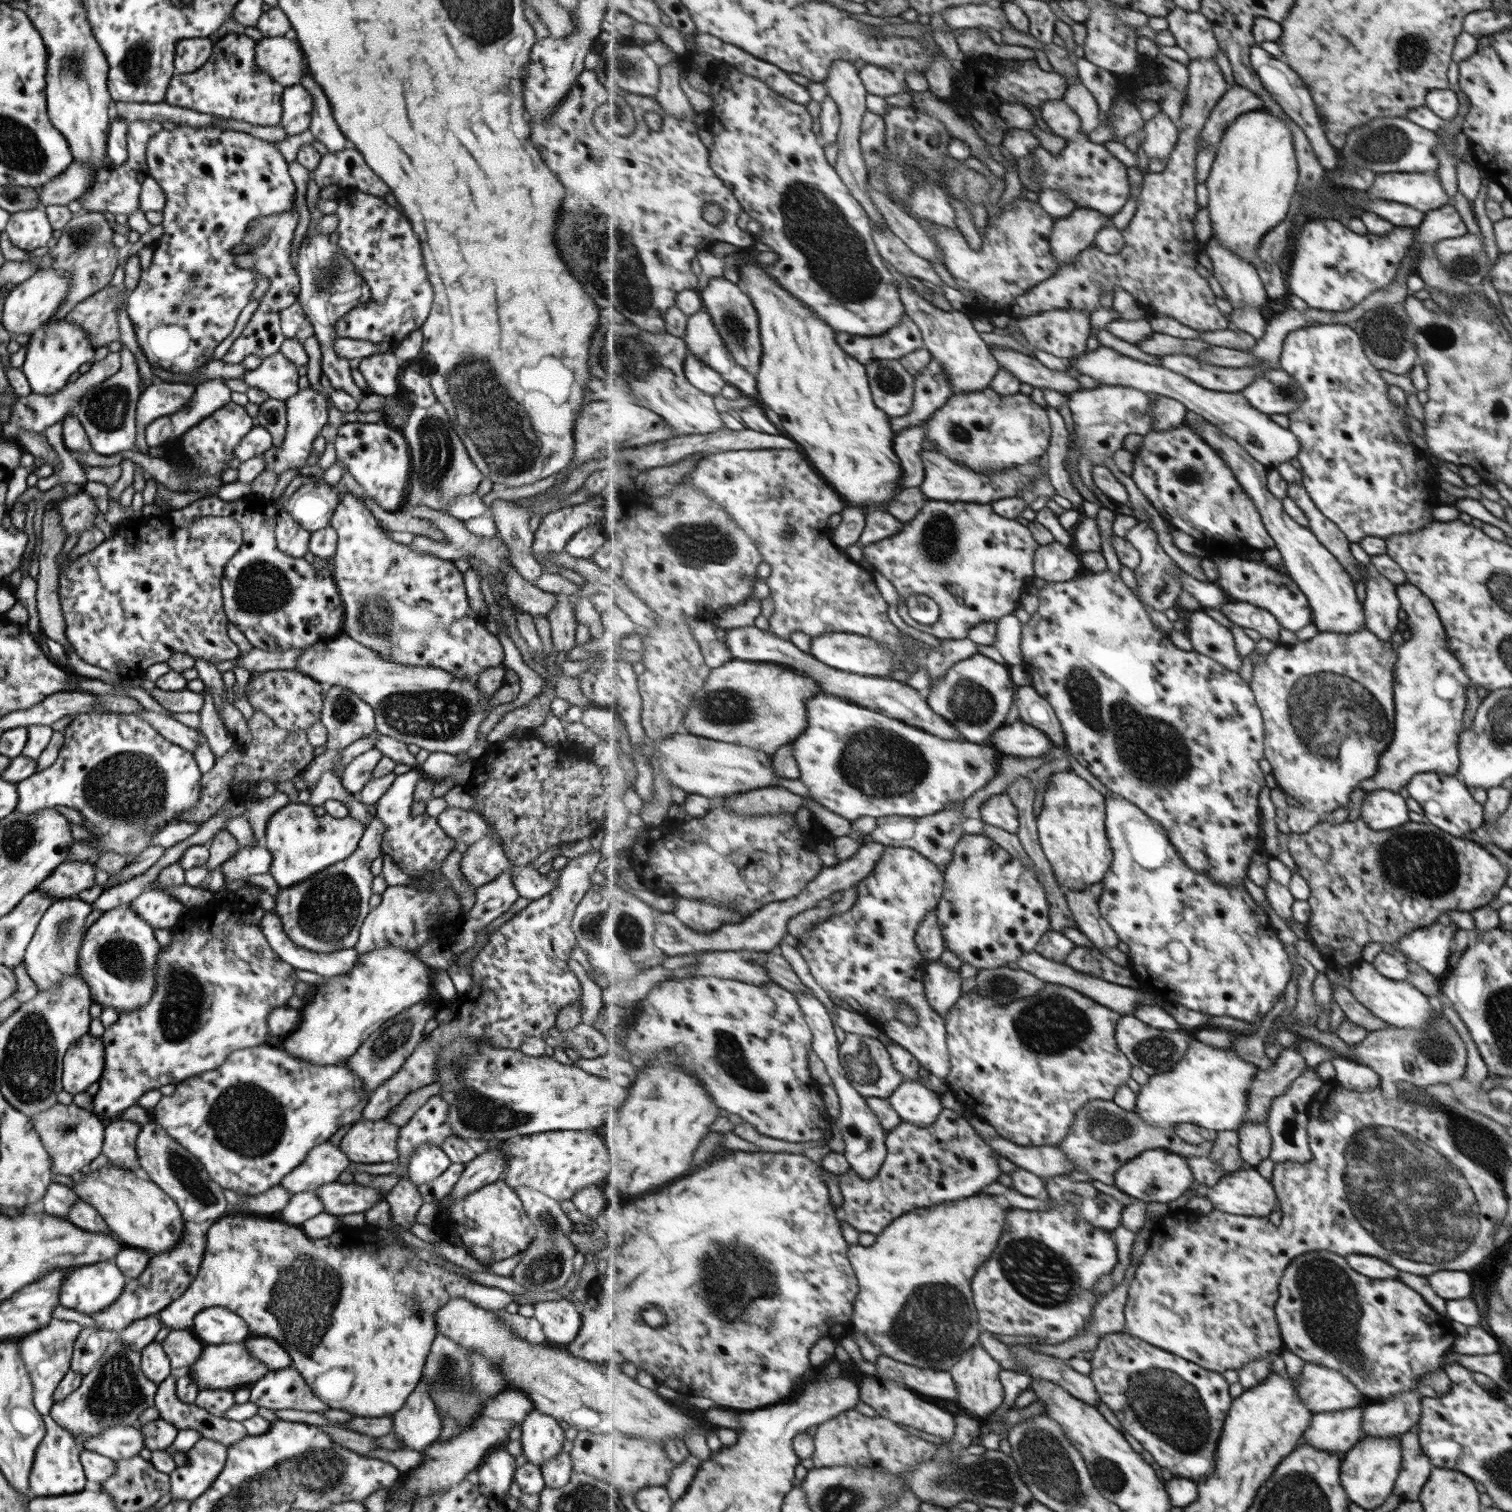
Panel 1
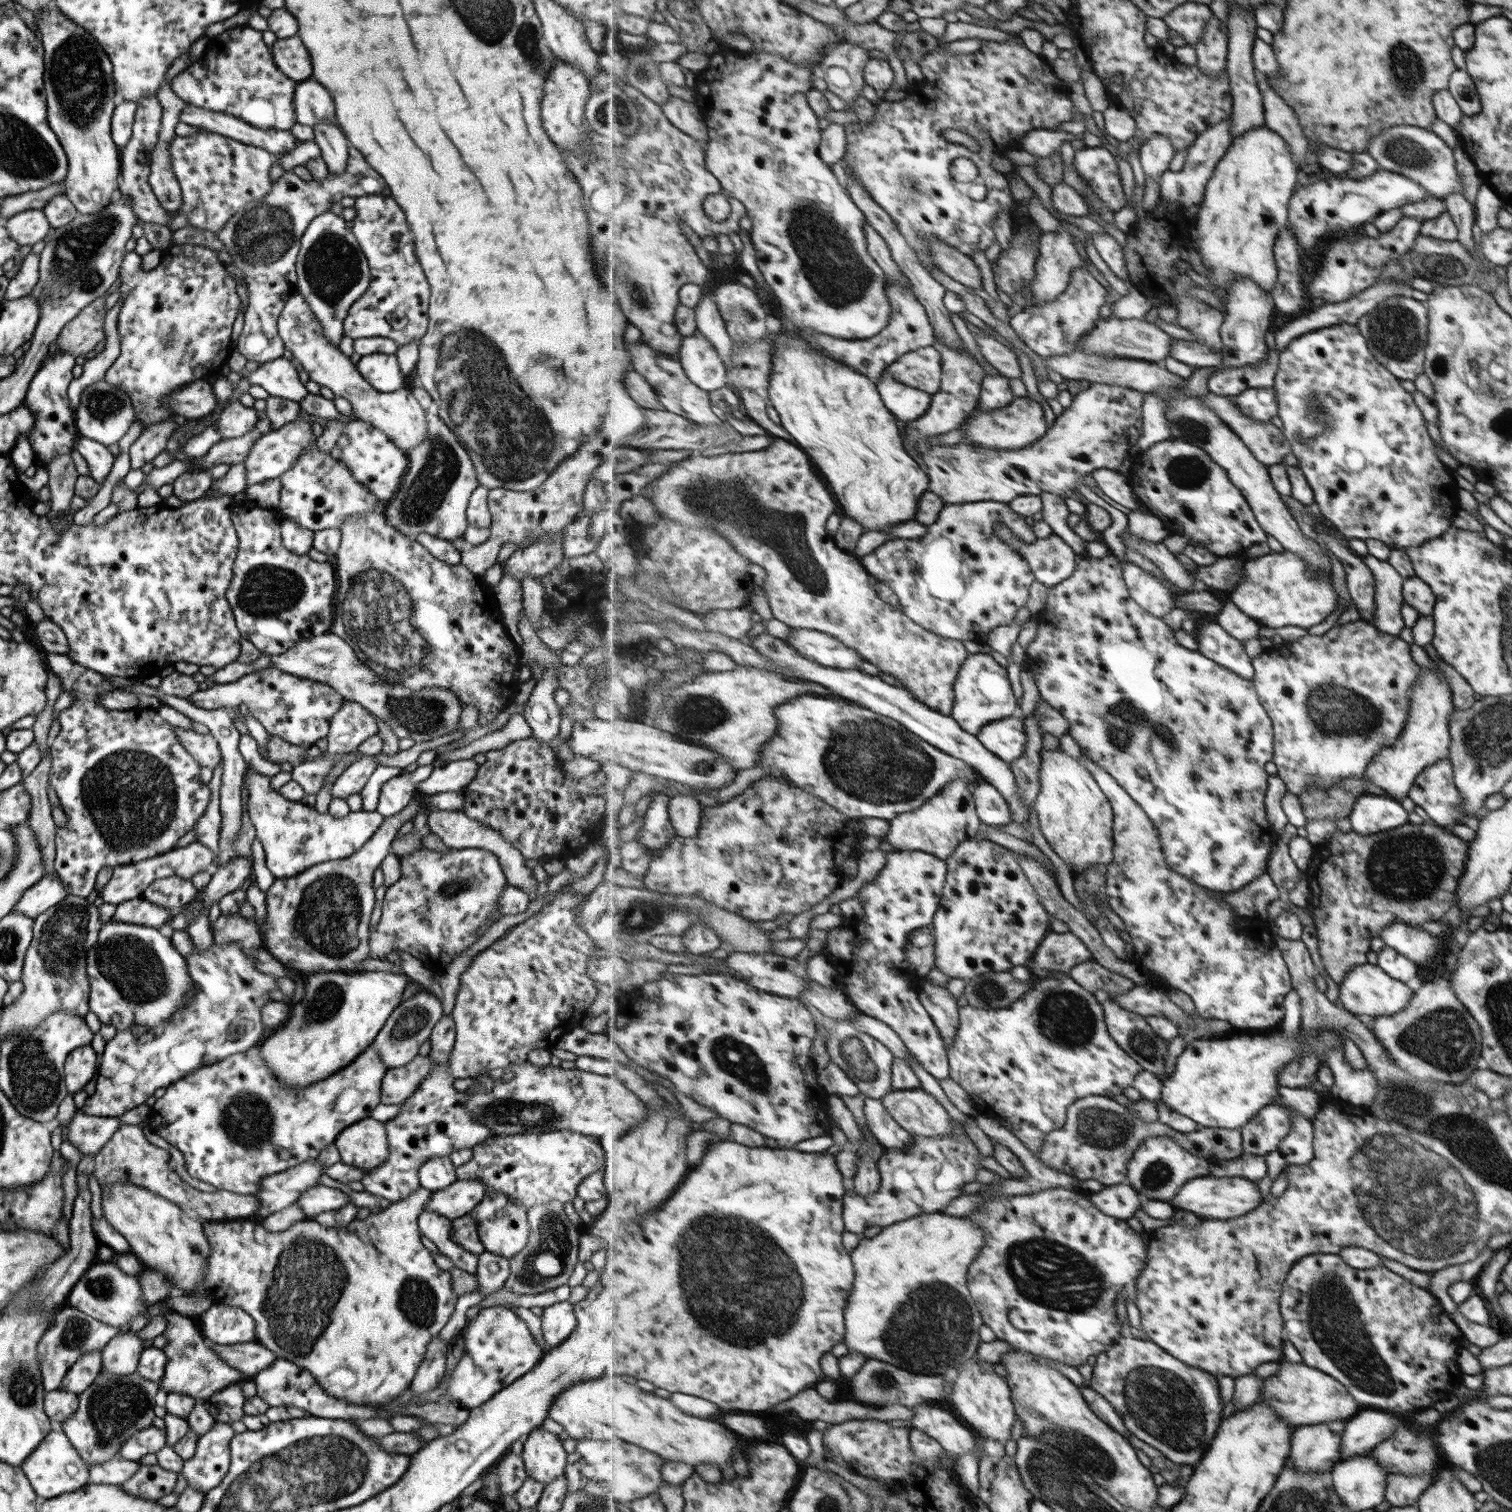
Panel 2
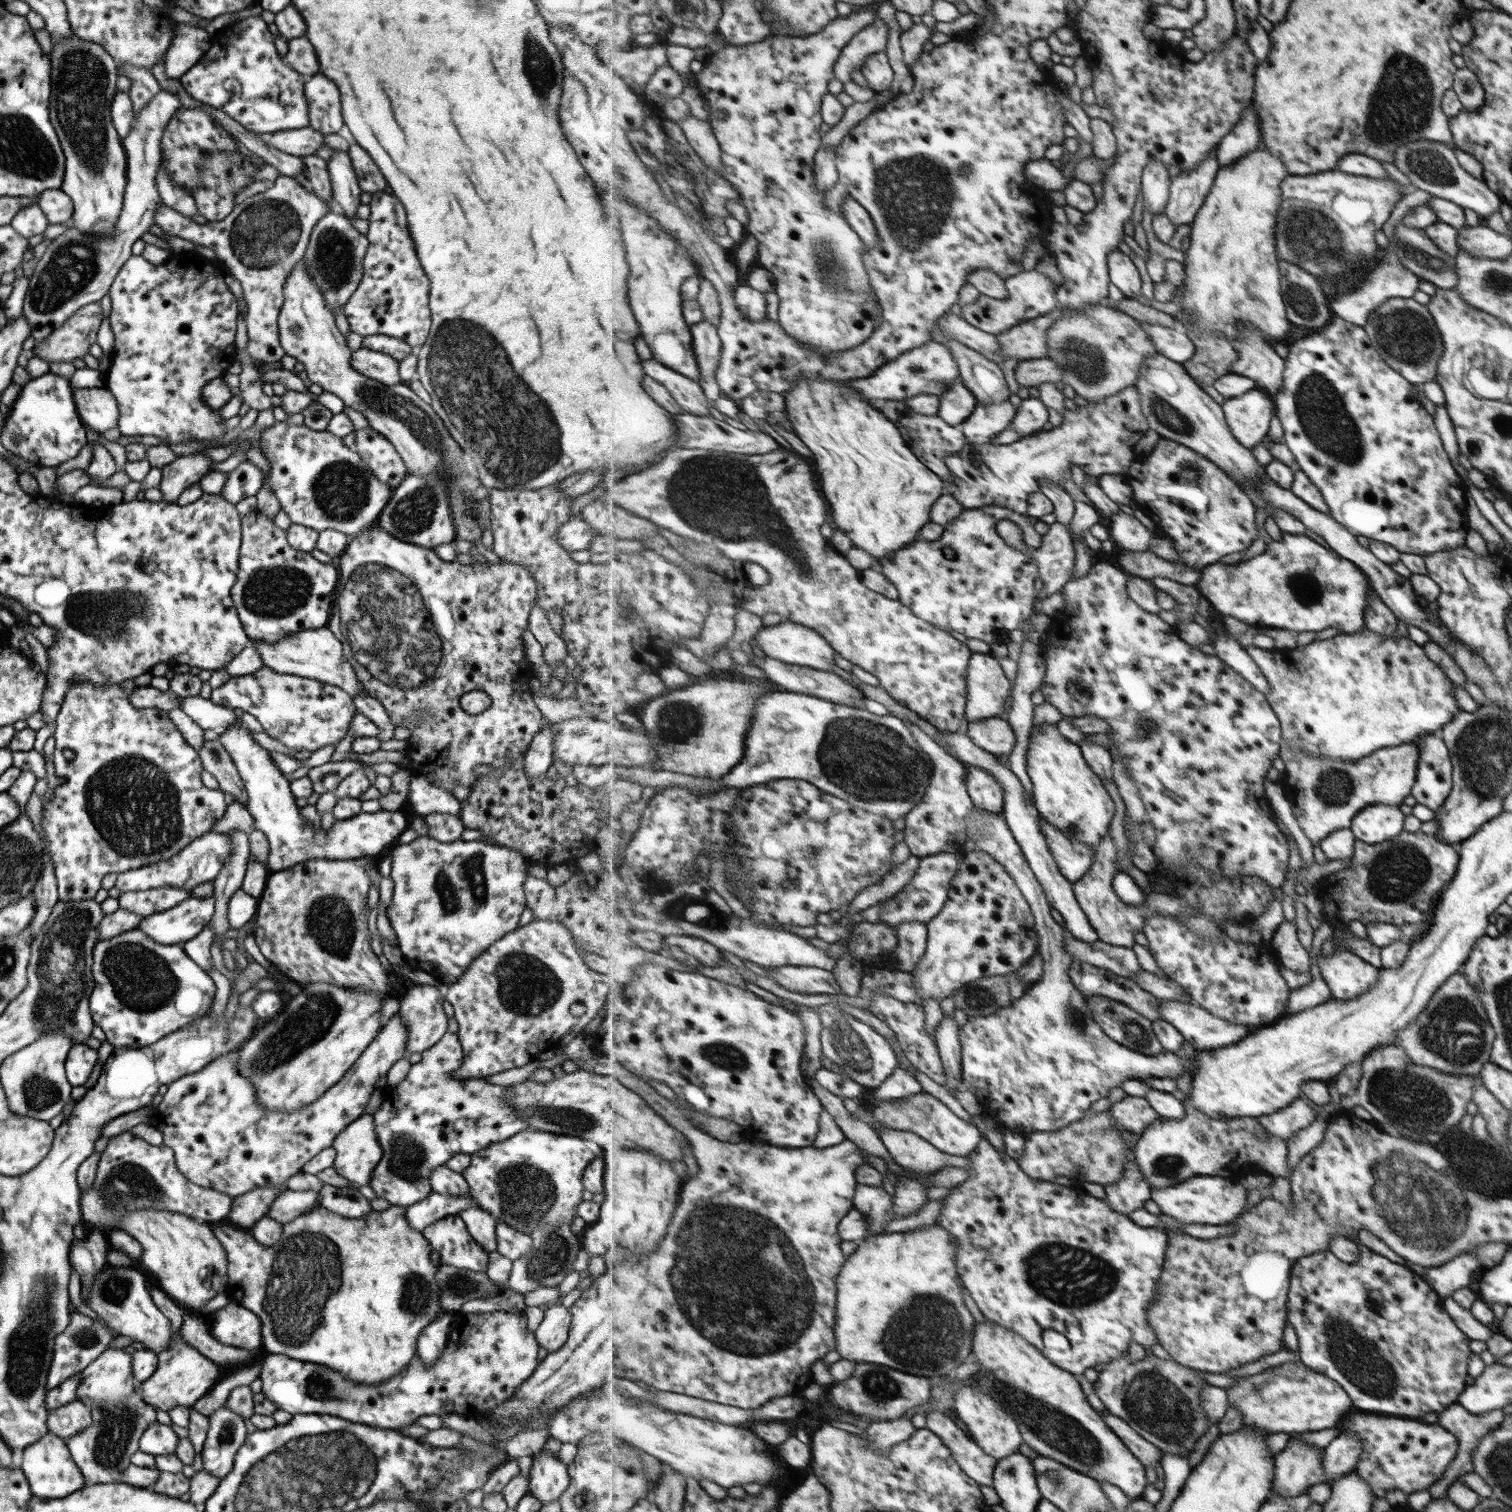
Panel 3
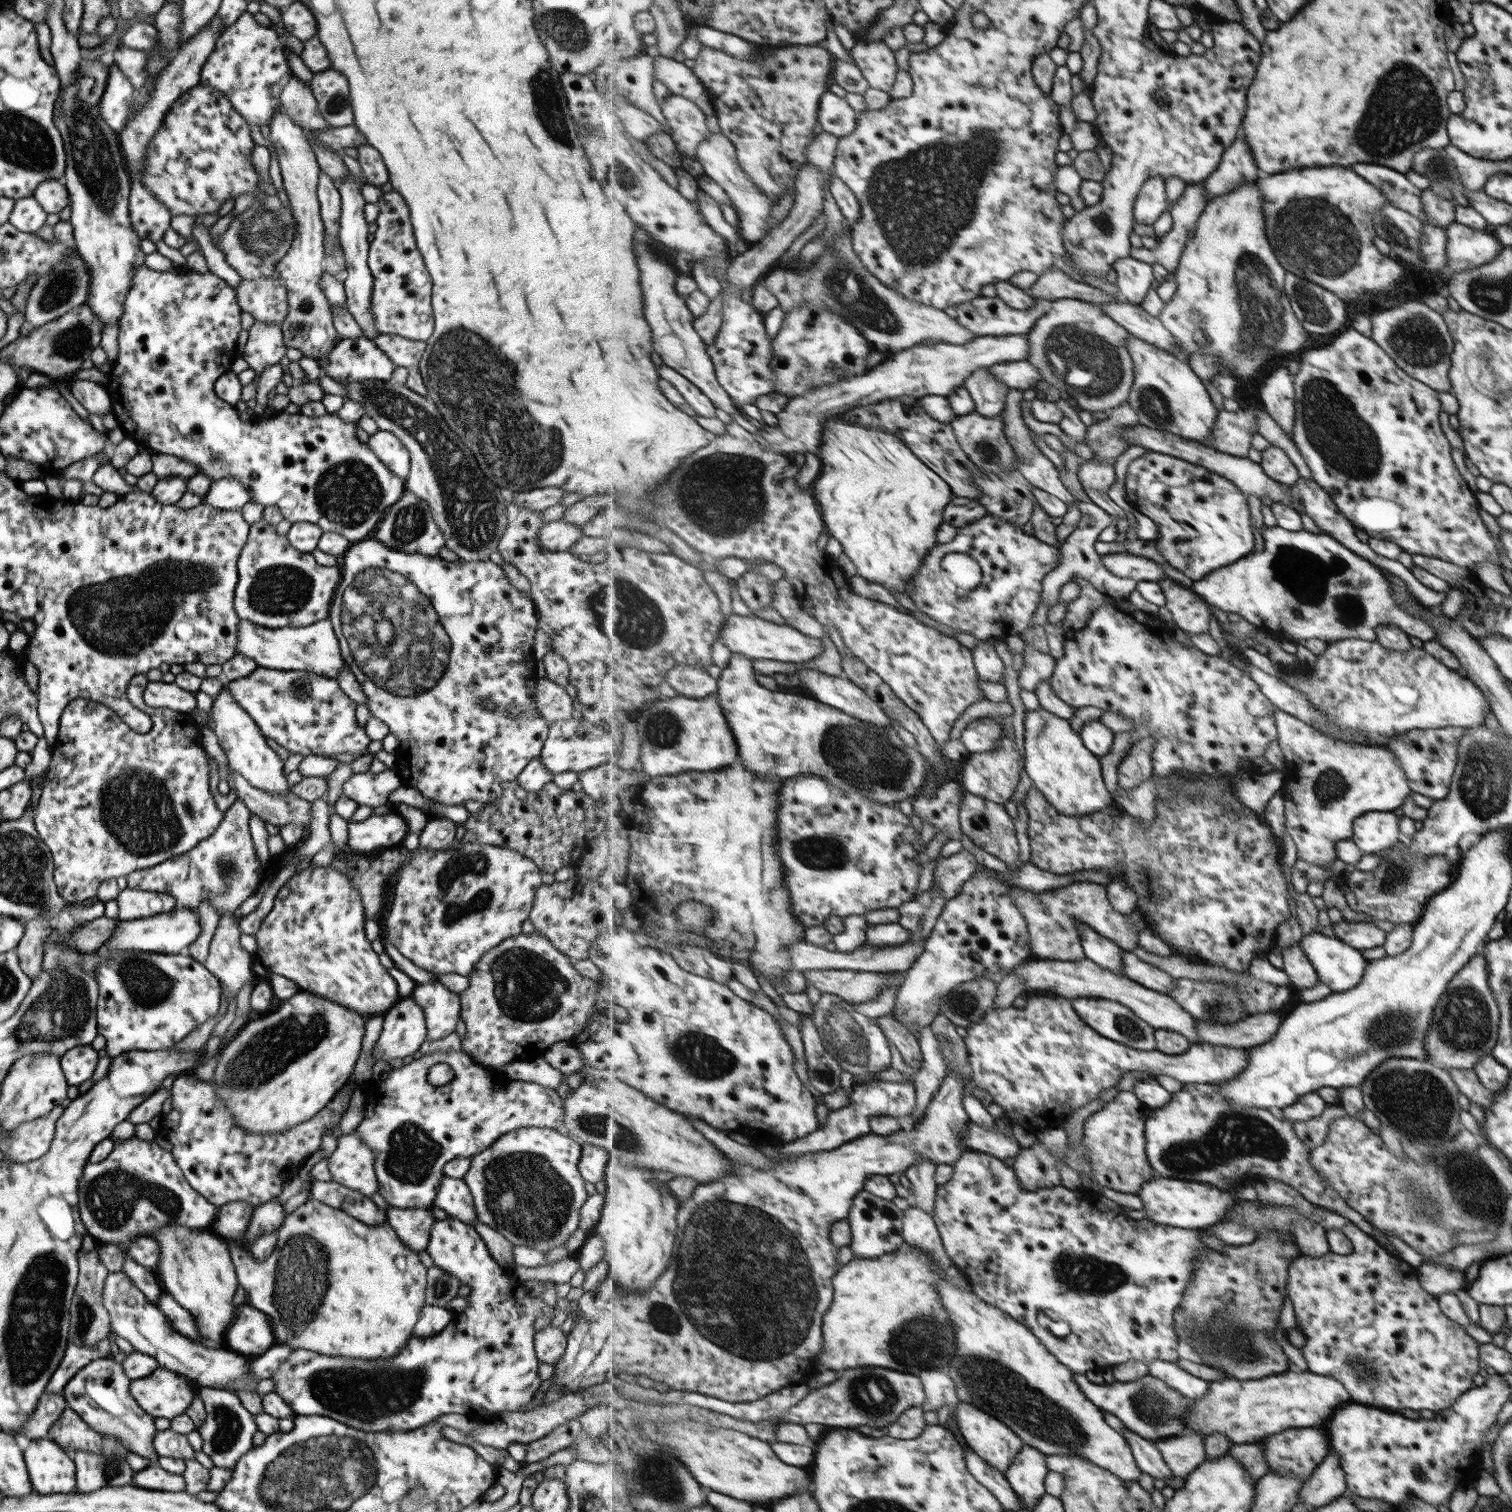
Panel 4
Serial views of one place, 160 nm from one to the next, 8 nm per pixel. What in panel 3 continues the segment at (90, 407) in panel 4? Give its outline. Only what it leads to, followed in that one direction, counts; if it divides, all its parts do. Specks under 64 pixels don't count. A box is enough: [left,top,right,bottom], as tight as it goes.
[72,387,119,435]

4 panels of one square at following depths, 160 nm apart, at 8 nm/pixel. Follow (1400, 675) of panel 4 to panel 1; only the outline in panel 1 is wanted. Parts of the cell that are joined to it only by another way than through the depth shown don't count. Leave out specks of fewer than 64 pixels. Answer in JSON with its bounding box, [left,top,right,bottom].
[1251,627,1398,834]

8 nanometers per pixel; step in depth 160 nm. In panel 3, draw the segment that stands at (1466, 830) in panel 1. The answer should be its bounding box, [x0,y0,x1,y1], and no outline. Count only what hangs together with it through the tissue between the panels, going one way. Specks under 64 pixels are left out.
[1410,733,1453,812]

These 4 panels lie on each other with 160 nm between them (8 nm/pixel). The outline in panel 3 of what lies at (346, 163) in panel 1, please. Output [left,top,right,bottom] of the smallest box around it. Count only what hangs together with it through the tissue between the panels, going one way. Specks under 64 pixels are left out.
[154,143,386,364]

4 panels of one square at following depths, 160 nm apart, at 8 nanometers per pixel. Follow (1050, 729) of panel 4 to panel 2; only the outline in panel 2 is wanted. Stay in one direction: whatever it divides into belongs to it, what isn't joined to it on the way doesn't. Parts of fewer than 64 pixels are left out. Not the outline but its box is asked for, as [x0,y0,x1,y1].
[1034,747,1114,874]

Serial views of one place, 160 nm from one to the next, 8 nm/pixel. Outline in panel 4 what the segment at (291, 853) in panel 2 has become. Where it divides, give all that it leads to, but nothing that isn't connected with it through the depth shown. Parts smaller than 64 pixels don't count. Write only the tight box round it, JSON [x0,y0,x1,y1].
[210,688,407,854]

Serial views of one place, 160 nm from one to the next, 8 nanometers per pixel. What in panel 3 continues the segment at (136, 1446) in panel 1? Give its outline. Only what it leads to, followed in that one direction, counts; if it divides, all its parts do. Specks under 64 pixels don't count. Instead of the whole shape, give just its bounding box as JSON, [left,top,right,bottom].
[138,1422,178,1456]

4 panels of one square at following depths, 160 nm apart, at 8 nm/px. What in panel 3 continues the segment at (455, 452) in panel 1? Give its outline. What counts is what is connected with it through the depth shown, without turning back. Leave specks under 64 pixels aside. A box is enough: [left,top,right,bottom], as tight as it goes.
[375,474,455,548]

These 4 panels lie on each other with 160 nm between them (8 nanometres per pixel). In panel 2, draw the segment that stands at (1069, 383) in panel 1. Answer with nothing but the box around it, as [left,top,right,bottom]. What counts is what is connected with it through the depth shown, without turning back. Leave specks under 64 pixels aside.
[975,333,1021,378]

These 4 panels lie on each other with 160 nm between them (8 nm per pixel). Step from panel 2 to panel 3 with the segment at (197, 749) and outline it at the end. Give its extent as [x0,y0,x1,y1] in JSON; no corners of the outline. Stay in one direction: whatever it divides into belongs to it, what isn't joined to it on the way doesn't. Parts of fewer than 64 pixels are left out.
[198,738,248,806]

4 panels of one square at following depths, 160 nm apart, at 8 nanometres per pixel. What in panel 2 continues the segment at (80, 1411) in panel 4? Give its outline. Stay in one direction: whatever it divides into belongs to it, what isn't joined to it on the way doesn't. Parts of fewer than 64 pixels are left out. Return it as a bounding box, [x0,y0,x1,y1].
[100,1330,143,1374]

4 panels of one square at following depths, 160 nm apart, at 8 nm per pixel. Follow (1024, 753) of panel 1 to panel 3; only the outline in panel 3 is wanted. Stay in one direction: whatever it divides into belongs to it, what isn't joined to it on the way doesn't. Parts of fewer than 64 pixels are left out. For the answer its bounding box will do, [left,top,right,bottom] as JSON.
[967,717,1017,757]

